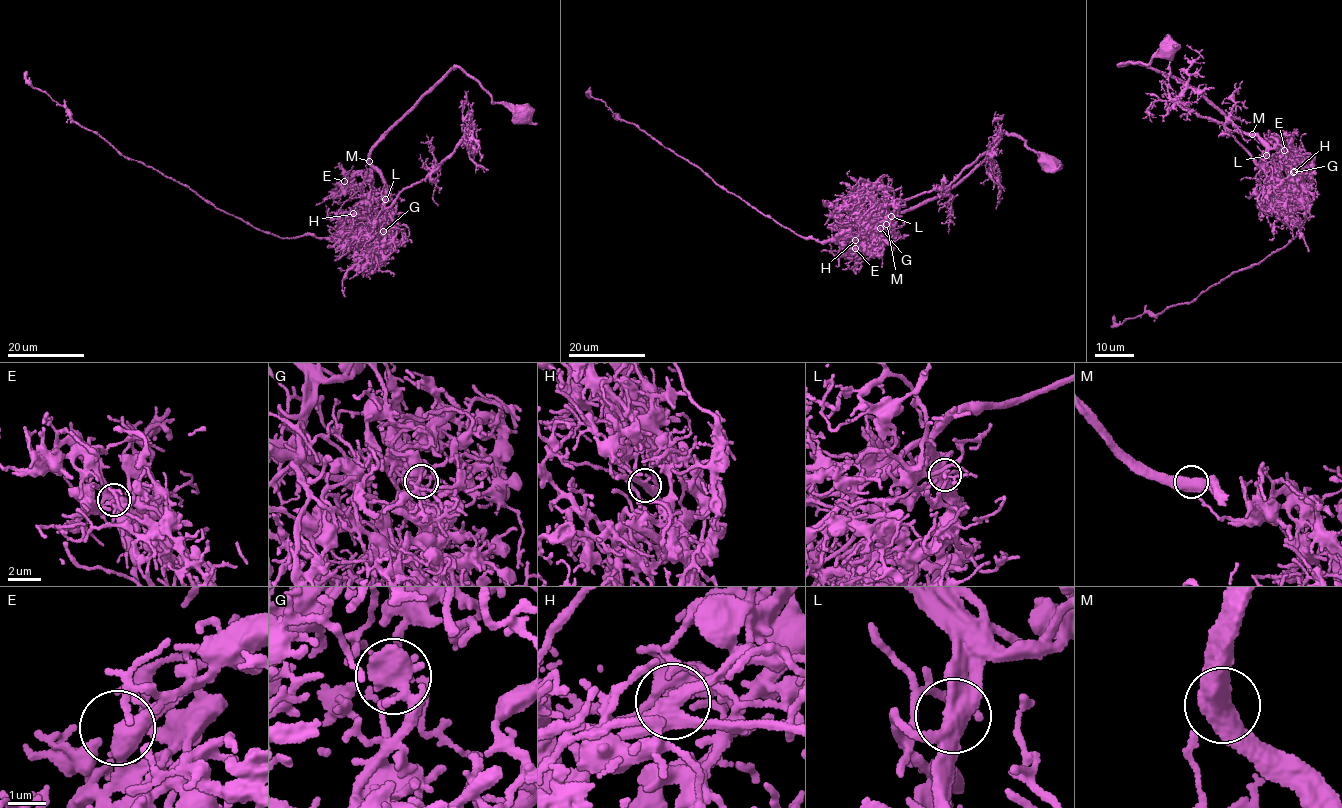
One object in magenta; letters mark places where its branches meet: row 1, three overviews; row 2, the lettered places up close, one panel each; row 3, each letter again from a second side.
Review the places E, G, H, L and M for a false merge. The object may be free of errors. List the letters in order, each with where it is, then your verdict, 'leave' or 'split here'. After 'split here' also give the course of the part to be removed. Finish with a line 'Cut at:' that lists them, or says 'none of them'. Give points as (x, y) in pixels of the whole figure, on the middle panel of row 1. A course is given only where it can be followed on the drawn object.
E: (855, 248) | leave
G: (880, 228) | leave
H: (855, 240) | split here | (855, 240), (818, 242), (804, 238), (715, 182), (654, 137), (619, 118), (605, 102), (587, 93), (589, 98)
L: (891, 216) | leave
M: (886, 224) | leave
Cut at: H

